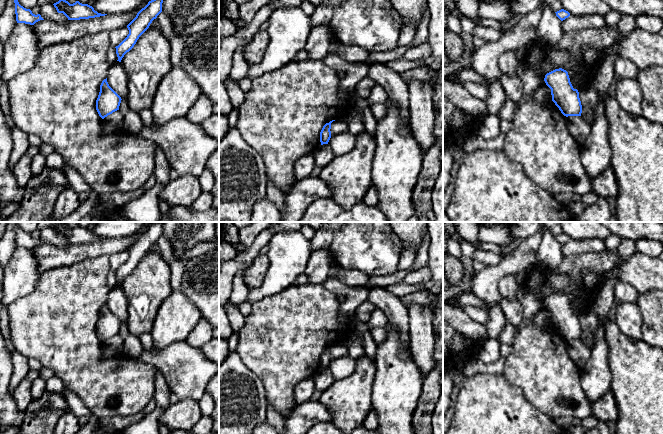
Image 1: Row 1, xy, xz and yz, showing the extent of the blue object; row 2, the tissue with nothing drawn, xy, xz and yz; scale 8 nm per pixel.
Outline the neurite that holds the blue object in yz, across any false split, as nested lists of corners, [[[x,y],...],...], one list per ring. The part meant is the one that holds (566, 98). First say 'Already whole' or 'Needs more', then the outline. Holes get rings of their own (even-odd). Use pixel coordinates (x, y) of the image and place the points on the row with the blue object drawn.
Already whole. [[[555,69],[545,75],[544,81],[551,89],[552,101],[564,116],[581,116],[579,92],[573,88],[566,70]]]

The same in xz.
Already whole. [[[332,120],[330,121],[329,123],[326,123],[321,132],[320,132],[320,142],[321,142],[321,145],[323,144],[328,144],[330,138],[331,138],[331,123],[335,121],[335,120]]]

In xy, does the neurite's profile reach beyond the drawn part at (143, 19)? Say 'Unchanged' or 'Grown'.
Unchanged

